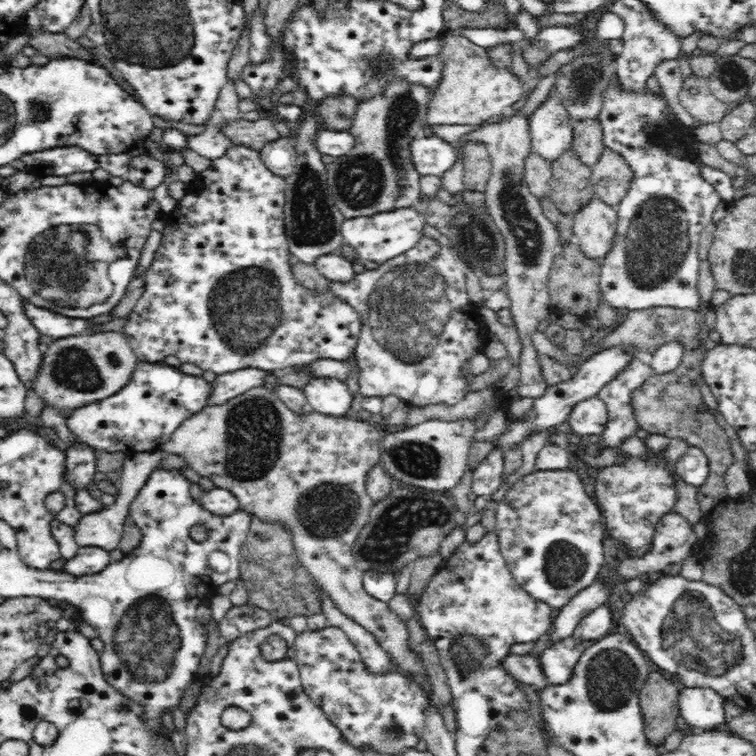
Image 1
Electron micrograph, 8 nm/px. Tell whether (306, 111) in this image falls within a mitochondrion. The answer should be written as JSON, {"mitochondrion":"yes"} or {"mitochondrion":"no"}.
{"mitochondrion":"no"}

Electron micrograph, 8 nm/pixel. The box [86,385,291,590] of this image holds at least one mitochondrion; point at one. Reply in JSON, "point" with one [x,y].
{"point":[254,428]}

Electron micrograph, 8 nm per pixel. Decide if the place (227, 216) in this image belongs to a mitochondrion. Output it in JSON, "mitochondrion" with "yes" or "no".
{"mitochondrion":"no"}

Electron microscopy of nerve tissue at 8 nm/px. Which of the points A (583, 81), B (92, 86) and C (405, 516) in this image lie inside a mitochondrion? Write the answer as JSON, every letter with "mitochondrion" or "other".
{"A":"mitochondrion","B":"other","C":"mitochondrion"}

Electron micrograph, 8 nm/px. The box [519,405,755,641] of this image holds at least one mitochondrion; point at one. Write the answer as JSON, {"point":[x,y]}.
{"point":[563,563]}

